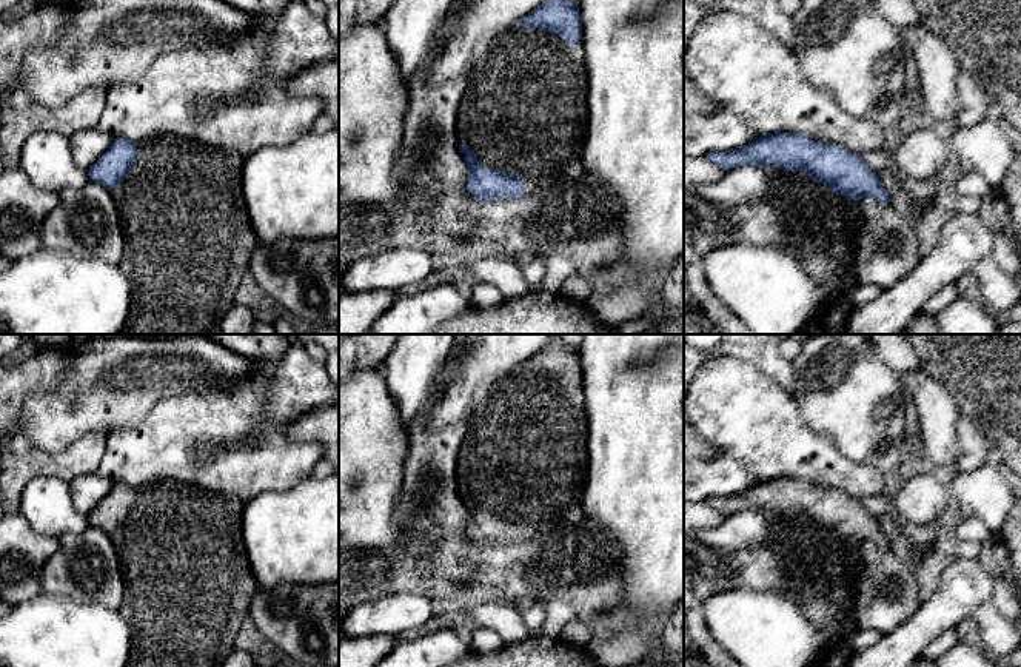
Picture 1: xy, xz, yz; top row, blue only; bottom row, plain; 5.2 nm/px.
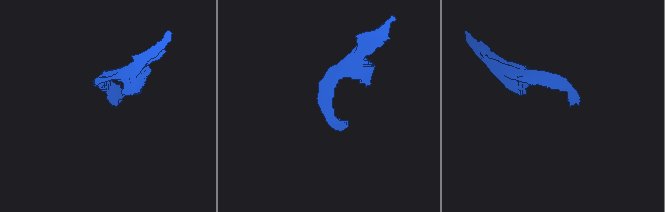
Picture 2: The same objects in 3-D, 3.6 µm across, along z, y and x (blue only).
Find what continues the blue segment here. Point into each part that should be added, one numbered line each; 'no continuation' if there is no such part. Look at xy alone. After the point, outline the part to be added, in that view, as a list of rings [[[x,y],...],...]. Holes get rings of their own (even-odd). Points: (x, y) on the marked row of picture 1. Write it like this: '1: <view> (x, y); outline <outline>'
1: xy (187, 236); outline [[[168,134],[137,142],[137,162],[131,165],[131,173],[117,188],[109,189],[123,233],[123,256],[119,265],[131,283],[129,316],[117,334],[222,334],[222,320],[236,303],[234,296],[242,277],[248,273],[249,254],[259,243],[246,213],[242,191],[242,168],[243,157],[239,153],[203,145],[191,139]]]

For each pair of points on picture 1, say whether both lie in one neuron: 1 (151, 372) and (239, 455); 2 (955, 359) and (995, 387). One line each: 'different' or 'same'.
1: different
2: same

